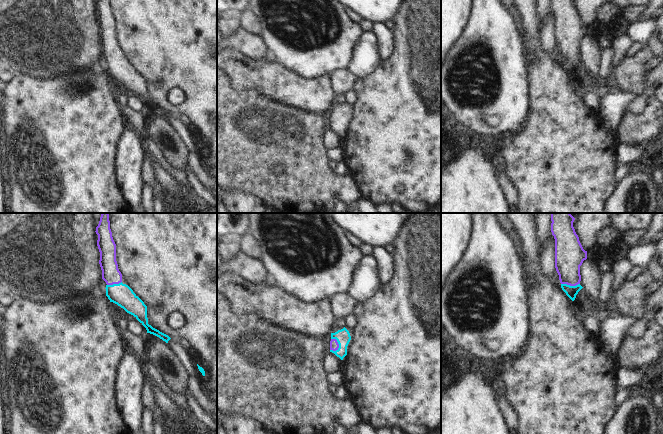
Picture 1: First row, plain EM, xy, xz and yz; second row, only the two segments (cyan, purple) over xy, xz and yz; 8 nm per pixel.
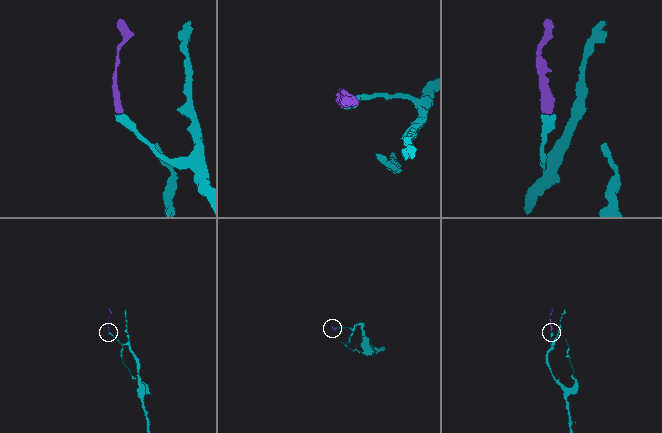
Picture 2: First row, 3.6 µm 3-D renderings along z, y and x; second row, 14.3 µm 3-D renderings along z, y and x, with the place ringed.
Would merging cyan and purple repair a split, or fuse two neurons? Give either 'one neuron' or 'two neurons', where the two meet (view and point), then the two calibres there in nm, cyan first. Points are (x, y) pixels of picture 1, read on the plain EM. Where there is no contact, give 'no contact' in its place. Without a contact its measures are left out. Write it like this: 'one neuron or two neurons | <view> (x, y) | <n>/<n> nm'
one neuron | xz (338, 119) | 120/70 nm

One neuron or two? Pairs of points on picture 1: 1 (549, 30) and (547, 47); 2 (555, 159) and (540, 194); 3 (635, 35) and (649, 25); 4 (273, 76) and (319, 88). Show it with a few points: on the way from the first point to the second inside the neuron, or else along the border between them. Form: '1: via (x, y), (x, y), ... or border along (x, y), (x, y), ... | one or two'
1: via (548, 34), (547, 43) | one
2: via (555, 168), (555, 179), (549, 185) | one
3: via (638, 32), (646, 28) | one
4: via (284, 86), (288, 88), (308, 88) | one

